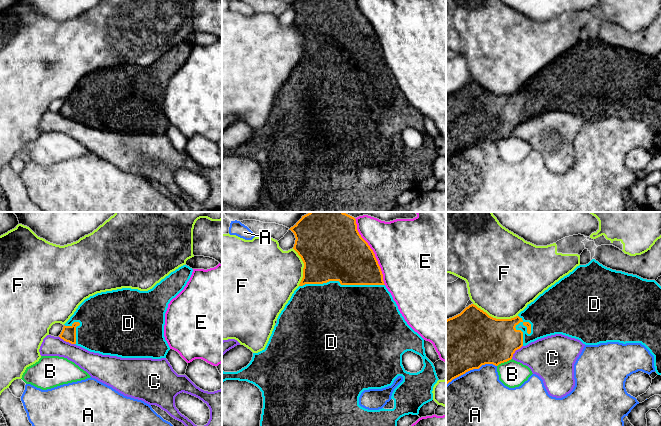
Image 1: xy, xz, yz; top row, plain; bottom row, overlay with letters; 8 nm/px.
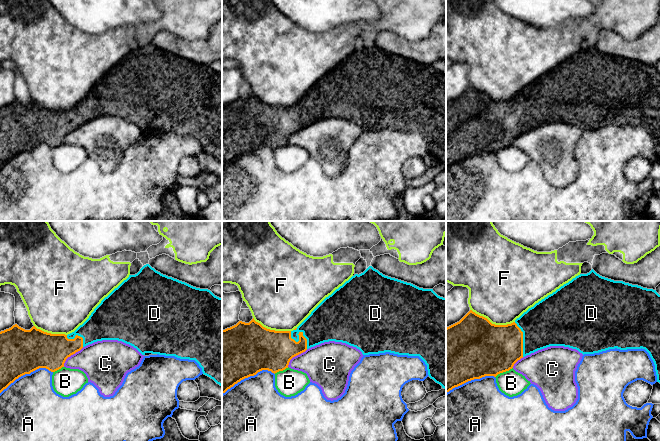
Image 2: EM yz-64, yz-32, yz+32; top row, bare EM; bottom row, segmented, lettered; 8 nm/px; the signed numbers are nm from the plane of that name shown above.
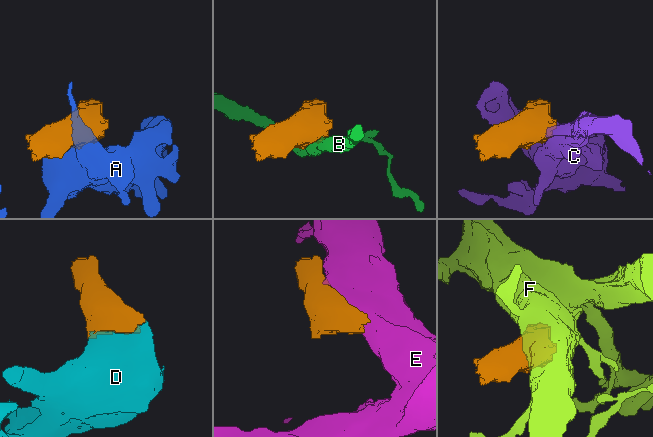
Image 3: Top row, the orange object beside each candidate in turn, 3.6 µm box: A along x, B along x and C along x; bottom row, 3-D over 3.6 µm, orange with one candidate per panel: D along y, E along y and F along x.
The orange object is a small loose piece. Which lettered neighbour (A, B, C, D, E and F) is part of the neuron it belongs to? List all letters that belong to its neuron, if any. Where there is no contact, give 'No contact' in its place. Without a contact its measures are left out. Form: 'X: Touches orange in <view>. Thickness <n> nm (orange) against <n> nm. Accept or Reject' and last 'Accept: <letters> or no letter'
A: Touches orange in yz. Thickness 480 nm (orange) against 460 nm. Reject
B: Touches orange in yz. Thickness 400 nm (orange) against 220 nm. Reject
C: Touches orange in xy. Thickness 120 nm (orange) against 160 nm. Reject
D: Touches orange in xz. Thickness 440 nm (orange) against 500 nm. Accept
E: Touches orange in xz. Thickness 420 nm (orange) against 460 nm. Reject
F: Touches orange in yz. Thickness 460 nm (orange) against 480 nm. Reject
Accept: D

